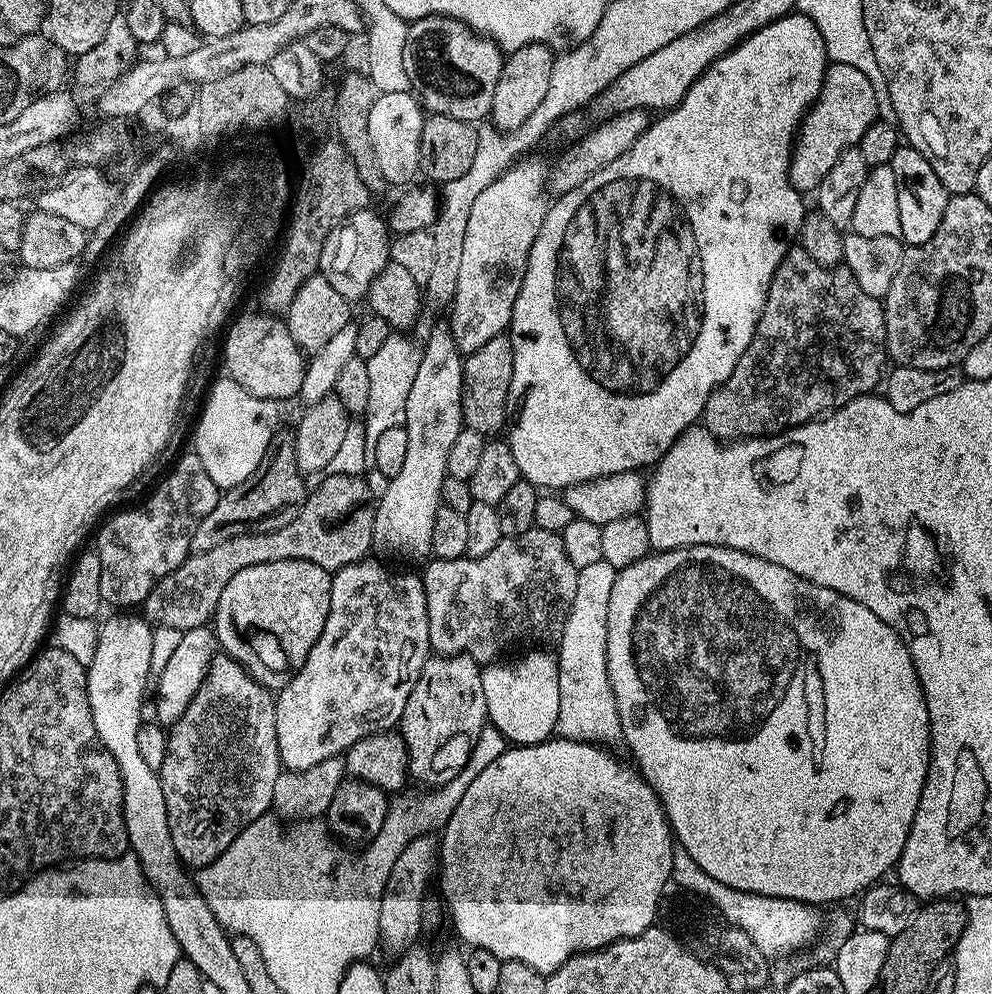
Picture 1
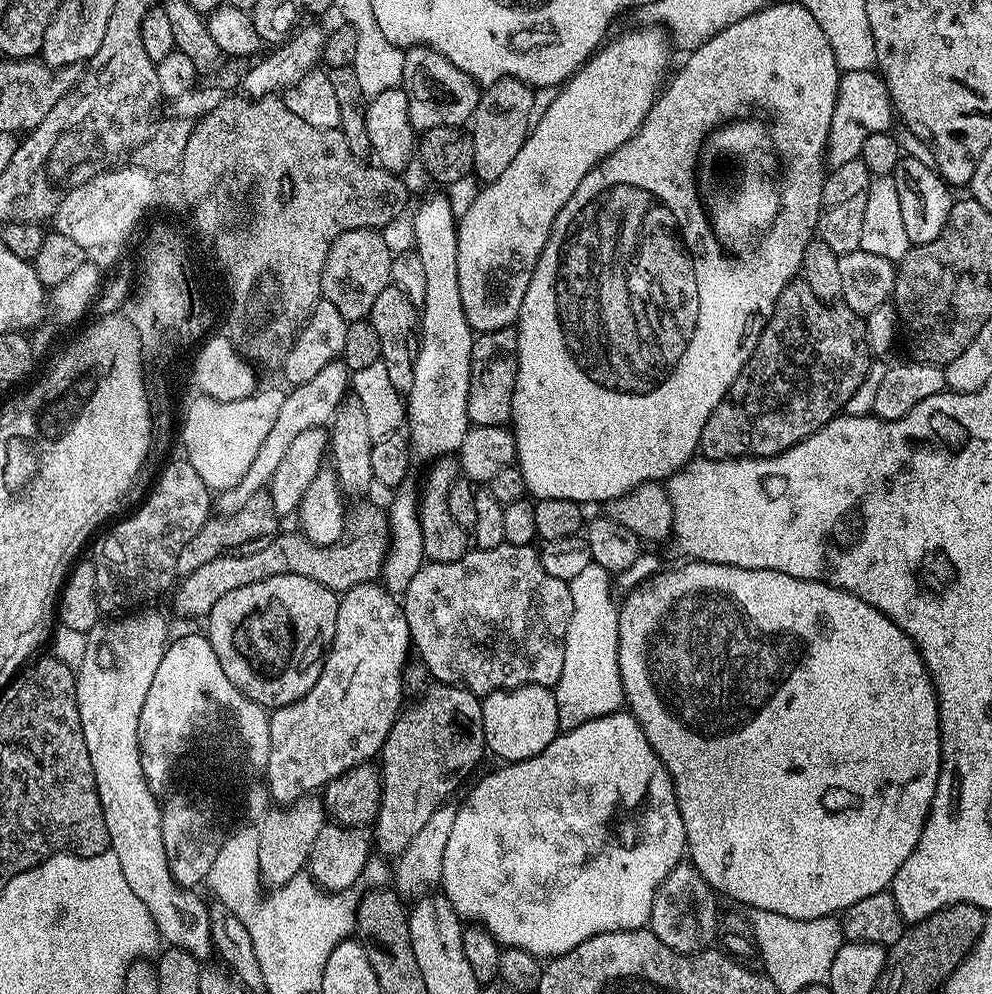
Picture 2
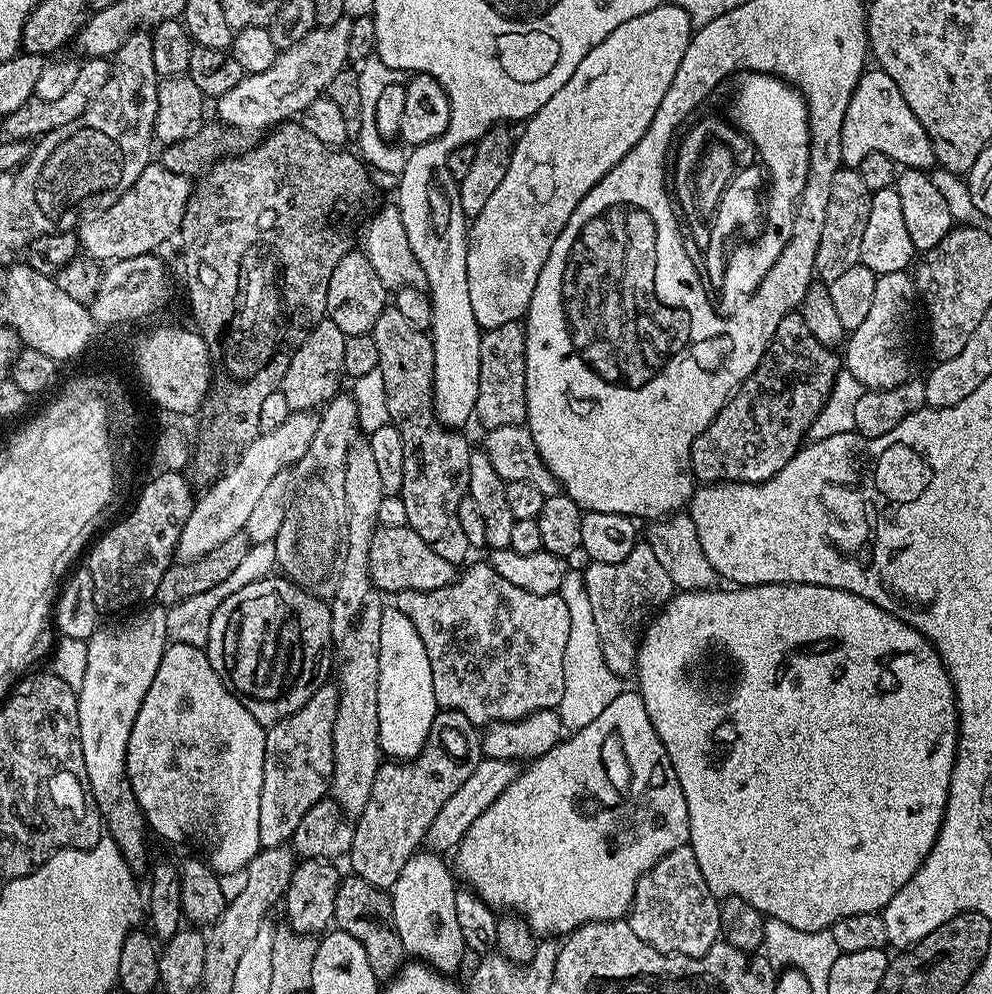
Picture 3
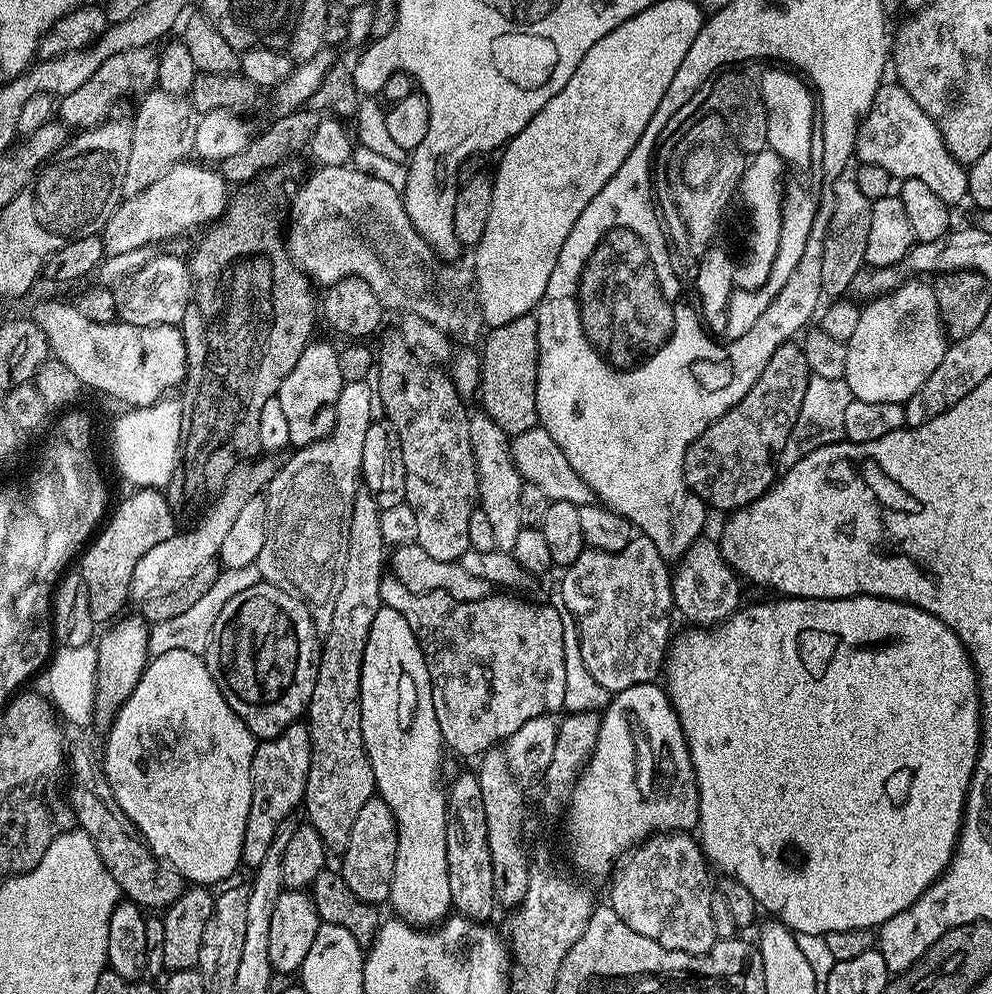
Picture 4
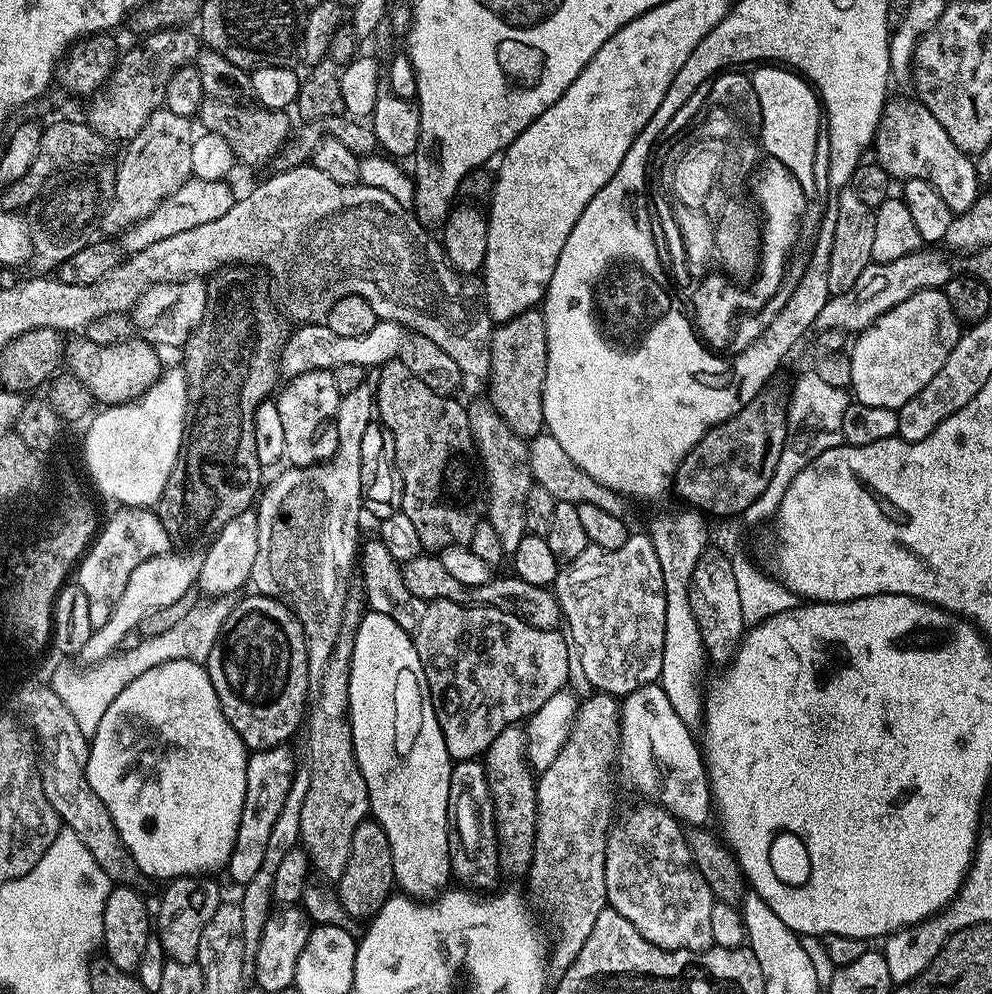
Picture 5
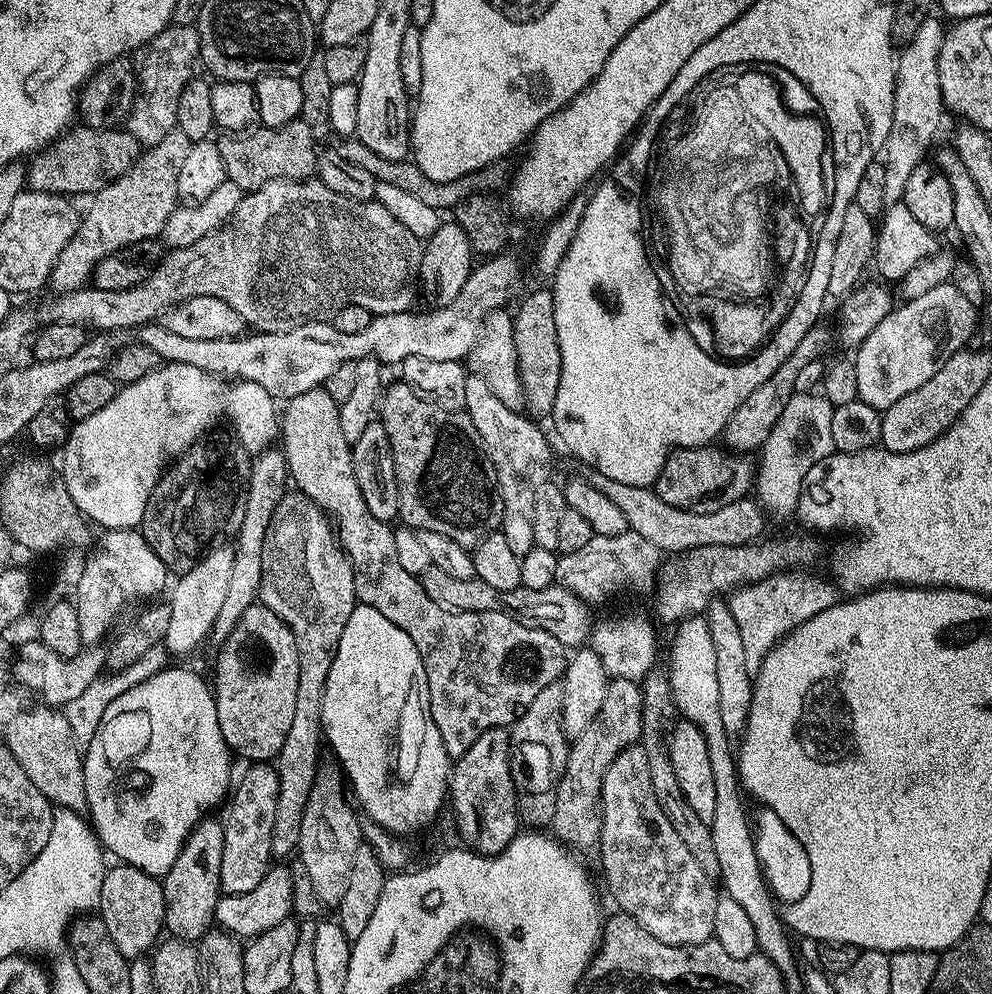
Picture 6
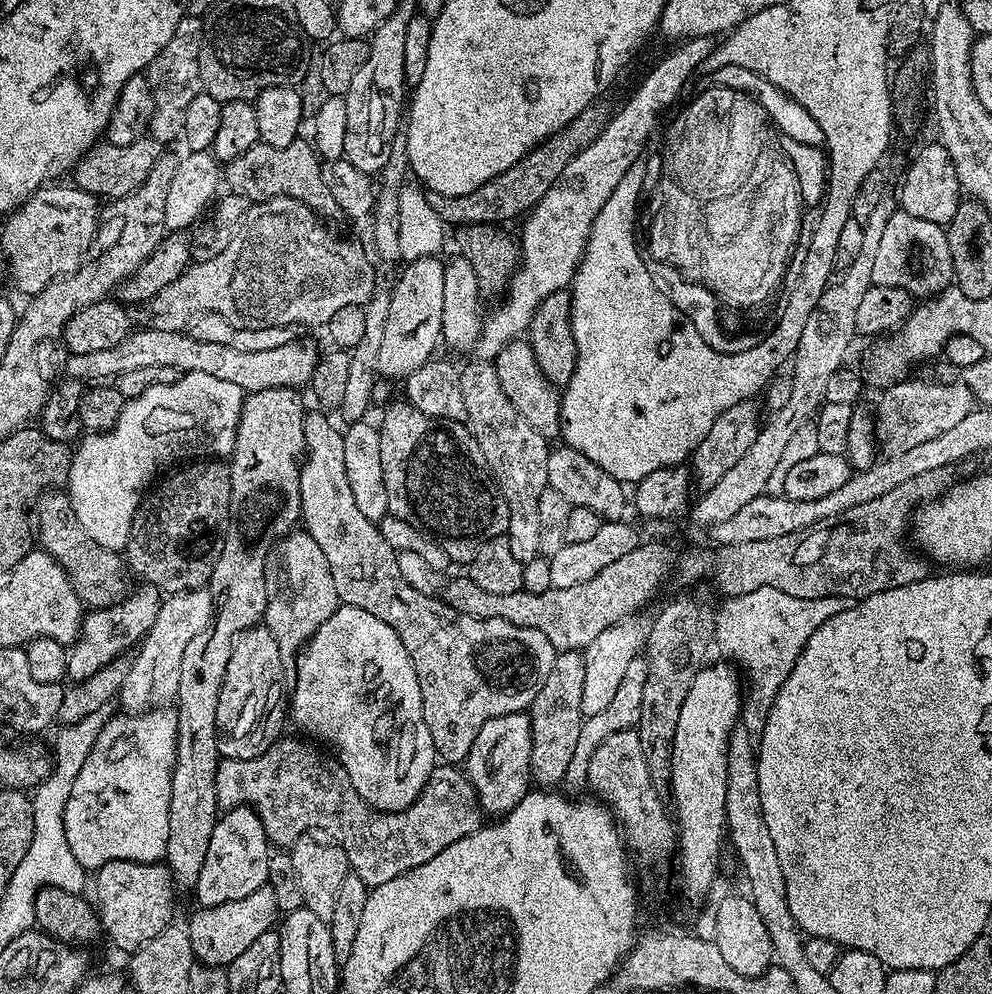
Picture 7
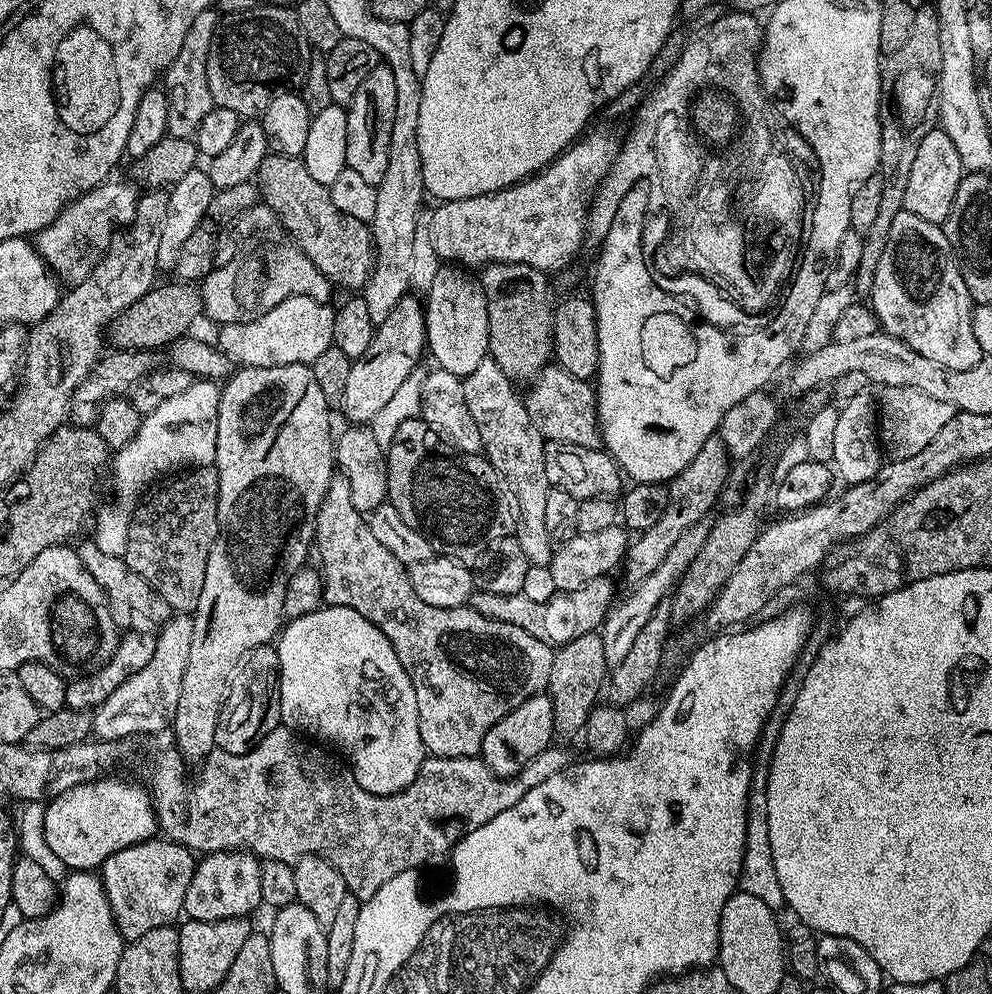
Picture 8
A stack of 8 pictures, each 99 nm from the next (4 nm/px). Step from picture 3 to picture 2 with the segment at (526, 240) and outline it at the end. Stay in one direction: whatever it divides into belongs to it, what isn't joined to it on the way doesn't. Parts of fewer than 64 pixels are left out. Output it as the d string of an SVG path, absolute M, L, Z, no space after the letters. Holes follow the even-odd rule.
M659 26L643 27L605 43L574 73L560 90L564 92L557 91L548 109L539 113L514 162L510 162L510 166L506 166L504 173L496 180L485 183L477 191L468 209L459 213L456 226L458 290L462 293L462 310L466 310L466 322L472 327L473 333L483 334L510 328L519 321L522 298L526 298L526 286L530 286L538 258L544 255L544 247L562 206L570 202L570 194L578 190L578 182L590 174L592 167L614 154L618 146L622 146L639 130L657 96L661 95L662 85L669 75L670 37Z

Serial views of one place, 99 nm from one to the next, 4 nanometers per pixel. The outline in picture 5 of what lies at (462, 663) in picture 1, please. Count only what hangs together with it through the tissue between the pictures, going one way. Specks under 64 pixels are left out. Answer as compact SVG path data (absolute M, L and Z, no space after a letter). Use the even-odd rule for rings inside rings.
M371 818L364 819L358 830L354 830L354 842L350 842L350 858L338 882L338 895L346 914L350 914L356 922L371 921L378 910L382 910L389 896L393 895L395 878L390 842L382 826Z

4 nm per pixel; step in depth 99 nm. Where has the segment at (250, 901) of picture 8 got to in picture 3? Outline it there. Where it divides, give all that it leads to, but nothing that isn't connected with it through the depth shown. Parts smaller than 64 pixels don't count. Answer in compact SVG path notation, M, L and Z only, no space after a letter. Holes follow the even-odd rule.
M321 686L316 693L294 714L290 714L282 722L271 725L265 731L266 750L262 762L262 800L258 805L258 842L261 848L280 848L292 839L294 830L298 830L298 822L302 822L302 814L310 810L318 801L325 799L332 778L332 727L336 717L335 687Z

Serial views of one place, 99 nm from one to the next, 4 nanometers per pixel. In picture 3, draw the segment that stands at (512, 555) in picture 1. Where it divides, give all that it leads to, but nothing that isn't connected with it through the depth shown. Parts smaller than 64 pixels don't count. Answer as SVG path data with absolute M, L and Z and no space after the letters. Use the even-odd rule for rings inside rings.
M491 563L467 568L446 588L429 592L406 590L394 596L394 607L414 622L422 646L426 646L437 705L449 712L461 712L472 726L521 720L535 712L559 709L568 681L564 659L566 642L570 642L570 610L566 602L558 594L530 594L498 574Z

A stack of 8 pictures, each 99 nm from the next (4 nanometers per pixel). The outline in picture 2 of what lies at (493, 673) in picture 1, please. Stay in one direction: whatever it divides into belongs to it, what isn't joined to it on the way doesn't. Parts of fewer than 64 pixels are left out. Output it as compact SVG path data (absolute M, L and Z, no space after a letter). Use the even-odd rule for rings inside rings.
M527 684L521 688L513 688L503 692L490 692L482 700L482 726L484 727L484 742L489 753L492 752L500 759L500 762L515 762L525 760L526 758L534 758L538 754L542 754L542 750L546 750L546 746L550 746L550 742L555 740L558 733L561 731L560 719L558 718L558 706L556 705L556 694L552 688L543 688L537 684Z

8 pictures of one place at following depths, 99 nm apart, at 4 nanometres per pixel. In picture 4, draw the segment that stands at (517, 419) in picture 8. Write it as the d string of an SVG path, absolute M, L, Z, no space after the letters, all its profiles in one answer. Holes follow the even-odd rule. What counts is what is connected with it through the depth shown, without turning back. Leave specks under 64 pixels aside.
M482 410L469 415L470 446L474 450L474 462L478 474L478 506L486 510L488 521L492 523L494 542L501 552L511 552L520 529L524 527L521 513L522 486L526 482L520 477L519 470L514 466L512 445L509 436L502 426L494 422Z

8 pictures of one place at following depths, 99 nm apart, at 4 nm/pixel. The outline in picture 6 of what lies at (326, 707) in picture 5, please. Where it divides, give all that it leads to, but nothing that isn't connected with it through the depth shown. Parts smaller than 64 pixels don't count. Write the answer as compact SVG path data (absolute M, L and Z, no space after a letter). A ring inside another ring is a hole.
M321 763L316 770L314 786L302 814L302 834L298 849L299 867L310 874L312 893L324 906L338 906L342 902L342 894L346 894L346 886L350 886L354 854L358 854L358 846L362 842L362 820L353 801L346 795L346 777L335 763L332 764Z

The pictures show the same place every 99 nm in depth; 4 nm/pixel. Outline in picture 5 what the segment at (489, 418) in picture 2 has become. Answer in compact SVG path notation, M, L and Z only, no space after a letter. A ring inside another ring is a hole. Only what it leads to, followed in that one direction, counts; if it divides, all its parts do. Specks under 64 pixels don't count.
M531 308L497 323L492 330L492 370L487 399L516 434L525 438L545 431L542 396L546 382L546 322L543 311Z

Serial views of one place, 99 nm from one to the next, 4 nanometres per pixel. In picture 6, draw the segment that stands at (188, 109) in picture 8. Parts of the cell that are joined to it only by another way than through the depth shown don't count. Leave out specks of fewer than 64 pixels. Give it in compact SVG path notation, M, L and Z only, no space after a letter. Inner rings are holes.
M172 24L159 32L143 49L140 64L138 60L138 91L132 109L128 112L126 131L144 148L153 148L166 134L177 131L178 98L182 98L182 90L197 75L196 68L200 64L200 34L191 24Z

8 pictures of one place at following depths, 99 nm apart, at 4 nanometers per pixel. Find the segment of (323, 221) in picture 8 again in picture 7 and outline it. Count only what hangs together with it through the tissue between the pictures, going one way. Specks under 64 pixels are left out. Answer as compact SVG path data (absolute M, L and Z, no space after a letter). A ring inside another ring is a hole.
M297 138L290 142L290 146L270 146L262 143L250 146L246 154L227 161L222 176L233 193L245 196L251 202L269 200L275 196L289 196L310 206L313 212L325 221L332 222L335 216L341 215L338 202L334 202L324 181L322 157L304 138Z

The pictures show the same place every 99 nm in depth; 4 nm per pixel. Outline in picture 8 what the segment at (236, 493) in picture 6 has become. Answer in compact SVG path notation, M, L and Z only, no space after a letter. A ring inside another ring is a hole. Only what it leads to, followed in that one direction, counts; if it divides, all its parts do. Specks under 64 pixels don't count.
M205 466L185 471L176 478L148 501L137 503L123 557L130 570L146 578L173 613L192 614L198 598L202 598L206 562L218 534L218 472L215 467Z

